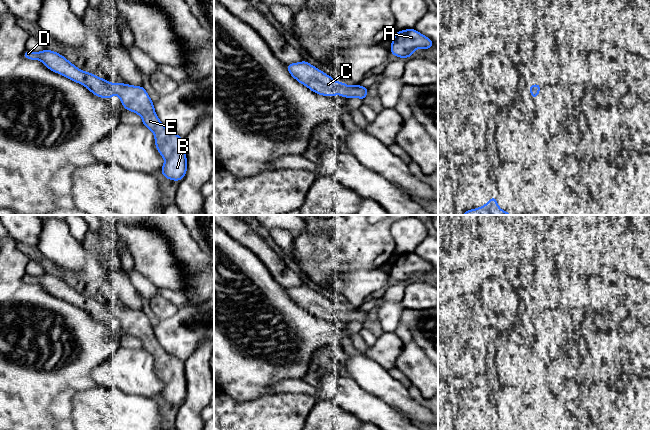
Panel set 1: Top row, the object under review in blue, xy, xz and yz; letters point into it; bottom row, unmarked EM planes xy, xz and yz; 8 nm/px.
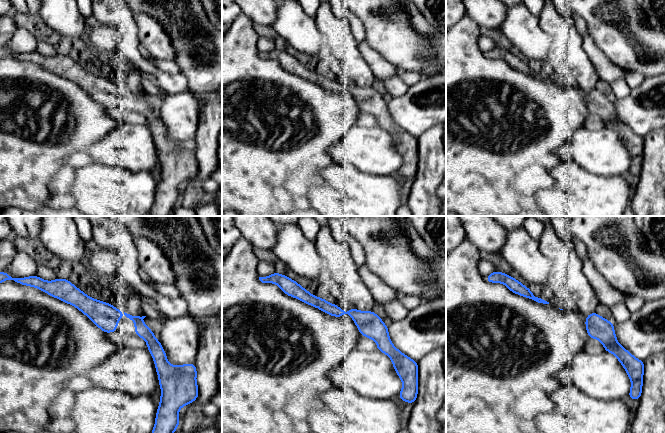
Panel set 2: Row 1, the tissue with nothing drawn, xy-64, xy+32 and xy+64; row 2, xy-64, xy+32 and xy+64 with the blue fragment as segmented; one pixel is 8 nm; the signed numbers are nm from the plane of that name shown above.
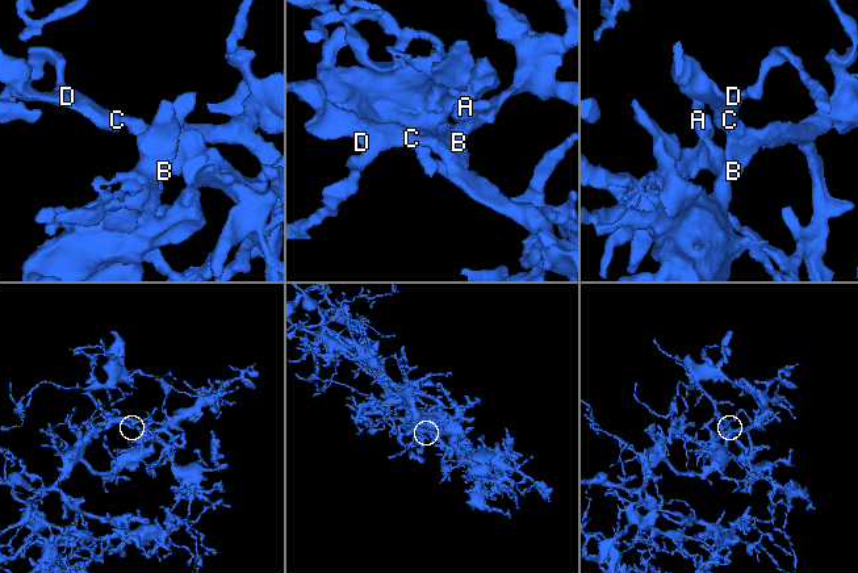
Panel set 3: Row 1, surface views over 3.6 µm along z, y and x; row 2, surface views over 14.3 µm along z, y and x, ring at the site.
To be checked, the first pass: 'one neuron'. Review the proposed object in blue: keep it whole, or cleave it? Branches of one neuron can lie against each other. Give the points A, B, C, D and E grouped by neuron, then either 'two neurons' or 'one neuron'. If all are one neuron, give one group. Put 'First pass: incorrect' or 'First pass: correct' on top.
First pass: correct
groups A B C D E; one neuron

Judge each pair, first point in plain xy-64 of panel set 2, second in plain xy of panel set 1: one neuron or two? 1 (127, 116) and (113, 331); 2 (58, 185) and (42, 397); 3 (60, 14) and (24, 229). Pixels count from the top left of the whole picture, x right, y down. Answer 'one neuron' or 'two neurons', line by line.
1: two neurons
2: two neurons
3: two neurons

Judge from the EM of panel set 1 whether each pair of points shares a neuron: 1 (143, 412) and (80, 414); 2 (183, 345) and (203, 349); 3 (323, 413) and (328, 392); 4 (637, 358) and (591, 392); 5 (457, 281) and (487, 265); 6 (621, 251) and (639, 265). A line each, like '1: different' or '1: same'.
1: same
2: different
3: different
4: different
5: same
6: same

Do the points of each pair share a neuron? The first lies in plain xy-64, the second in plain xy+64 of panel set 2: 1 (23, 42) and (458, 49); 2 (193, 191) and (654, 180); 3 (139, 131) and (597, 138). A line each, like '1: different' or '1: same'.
1: same
2: same
3: same

